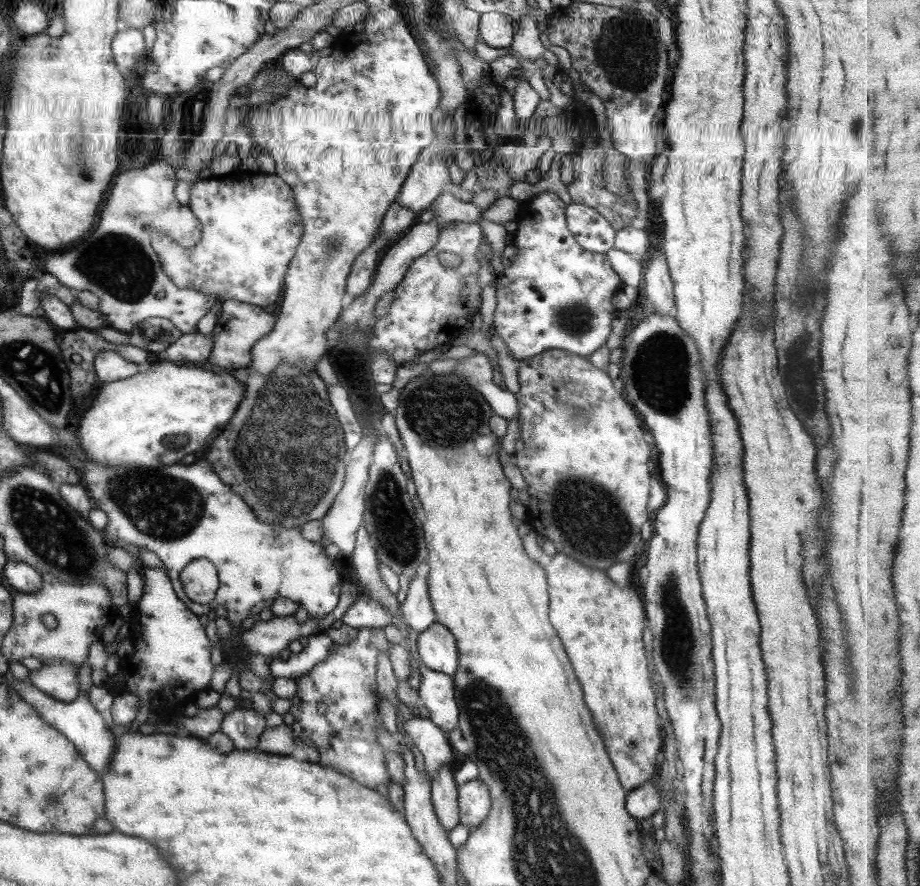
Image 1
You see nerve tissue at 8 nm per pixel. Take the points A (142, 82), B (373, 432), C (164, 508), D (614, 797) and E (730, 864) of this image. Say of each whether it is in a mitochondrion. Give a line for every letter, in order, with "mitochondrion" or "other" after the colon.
A: other
B: other
C: mitochondrion
D: other
E: other

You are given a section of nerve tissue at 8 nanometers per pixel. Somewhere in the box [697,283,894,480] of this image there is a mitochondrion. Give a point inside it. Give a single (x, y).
(798, 385)

